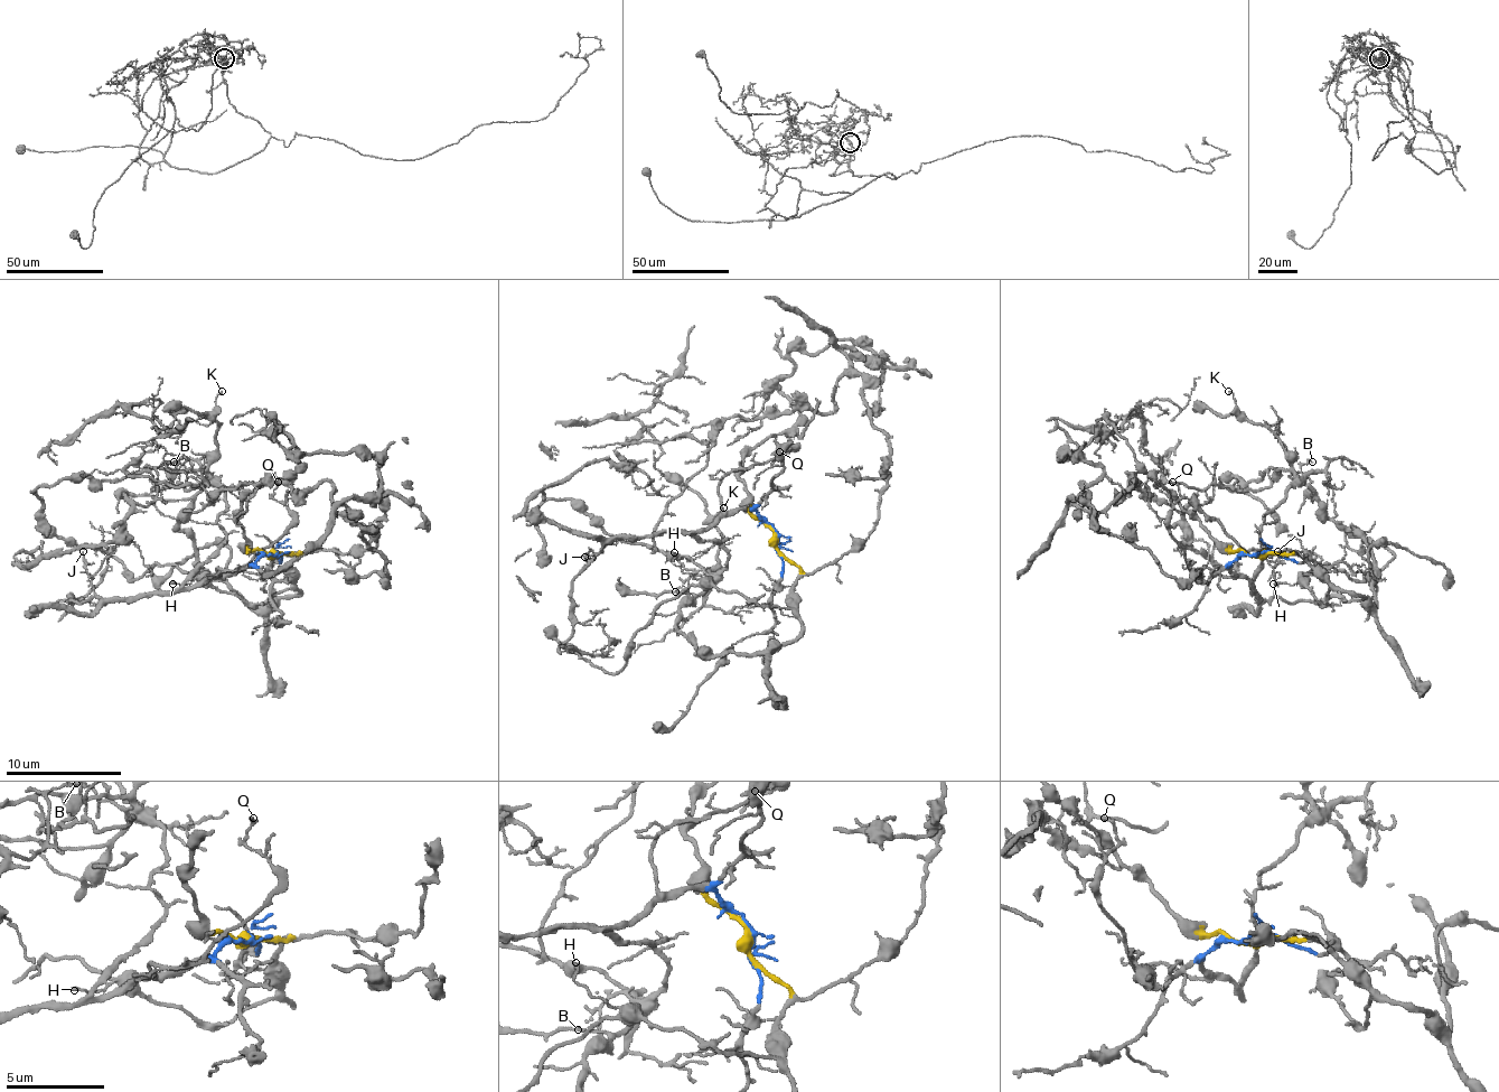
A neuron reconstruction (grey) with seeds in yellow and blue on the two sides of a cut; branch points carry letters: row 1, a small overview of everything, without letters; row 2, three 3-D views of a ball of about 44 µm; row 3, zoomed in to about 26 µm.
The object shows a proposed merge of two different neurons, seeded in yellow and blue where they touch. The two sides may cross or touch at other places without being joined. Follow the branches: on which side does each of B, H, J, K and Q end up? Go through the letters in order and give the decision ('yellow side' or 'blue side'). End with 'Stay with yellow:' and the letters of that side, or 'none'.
B: blue side
H: yellow side
J: blue side
K: yellow side
Q: blue side
Stay with yellow: H, K

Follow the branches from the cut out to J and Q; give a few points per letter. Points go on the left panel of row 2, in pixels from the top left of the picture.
J: (275, 552), (244, 567), (217, 572), (197, 584), (151, 593), (140, 598), (111, 598), (93, 590), (82, 552)
Q: (275, 552), (221, 576), (217, 567), (244, 567), (284, 532), (292, 514), (272, 497), (279, 483)

